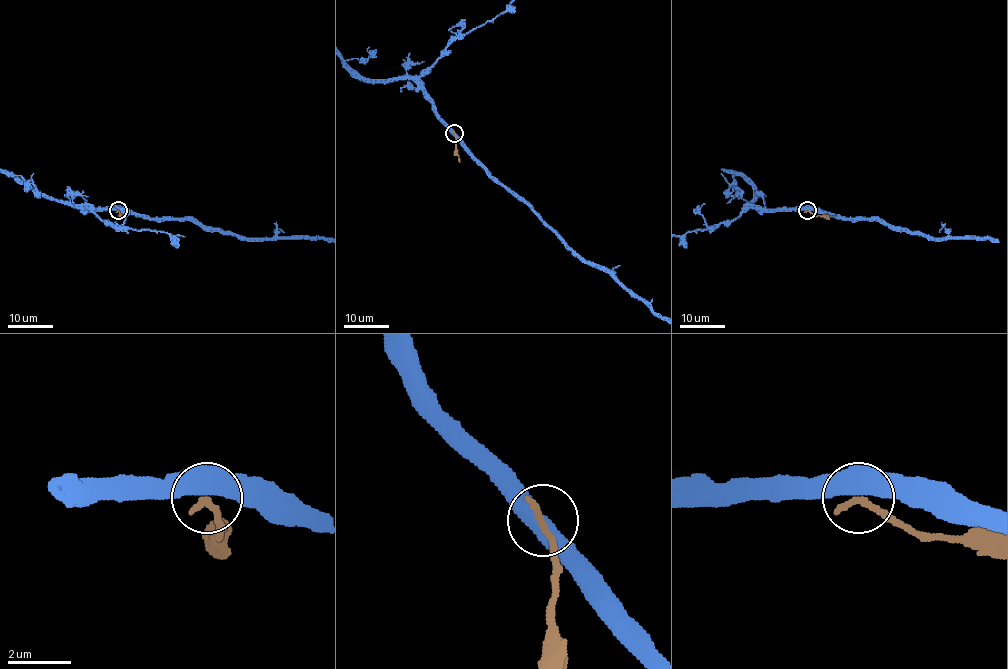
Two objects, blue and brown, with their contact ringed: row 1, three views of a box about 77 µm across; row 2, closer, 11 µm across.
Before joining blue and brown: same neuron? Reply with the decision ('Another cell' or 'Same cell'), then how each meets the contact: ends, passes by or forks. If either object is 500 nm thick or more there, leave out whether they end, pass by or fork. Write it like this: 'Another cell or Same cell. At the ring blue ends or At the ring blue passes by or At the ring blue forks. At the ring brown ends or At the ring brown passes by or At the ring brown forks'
Another cell

